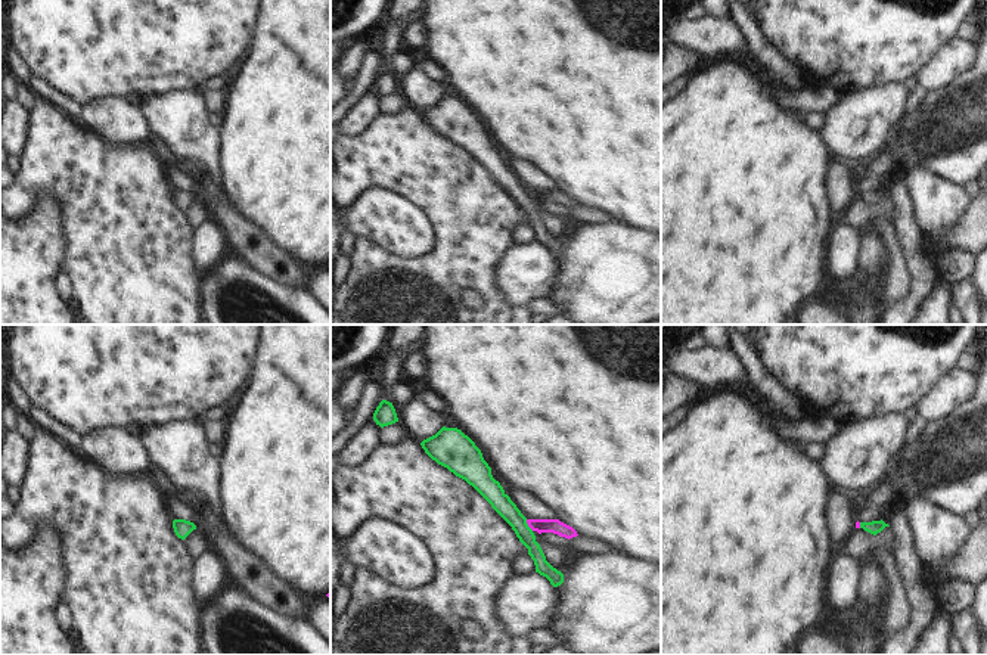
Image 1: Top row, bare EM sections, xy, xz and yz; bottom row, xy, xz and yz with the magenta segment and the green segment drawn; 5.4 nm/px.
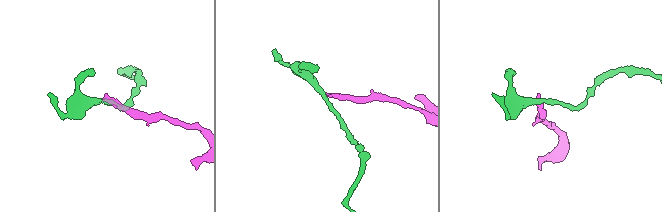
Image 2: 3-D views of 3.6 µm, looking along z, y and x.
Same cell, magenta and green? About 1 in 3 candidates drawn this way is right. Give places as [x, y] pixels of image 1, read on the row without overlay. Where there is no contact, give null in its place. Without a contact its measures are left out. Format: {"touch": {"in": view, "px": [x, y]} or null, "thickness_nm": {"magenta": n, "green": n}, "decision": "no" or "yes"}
{"touch": {"in": "xz", "px": [528, 195]}, "thickness_nm": {"magenta": 80, "green": 110}, "decision": "no"}

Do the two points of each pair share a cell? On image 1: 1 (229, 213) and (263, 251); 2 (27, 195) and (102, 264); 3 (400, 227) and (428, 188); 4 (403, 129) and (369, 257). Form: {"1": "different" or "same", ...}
{"1": "same", "2": "same", "3": "different", "4": "same"}

